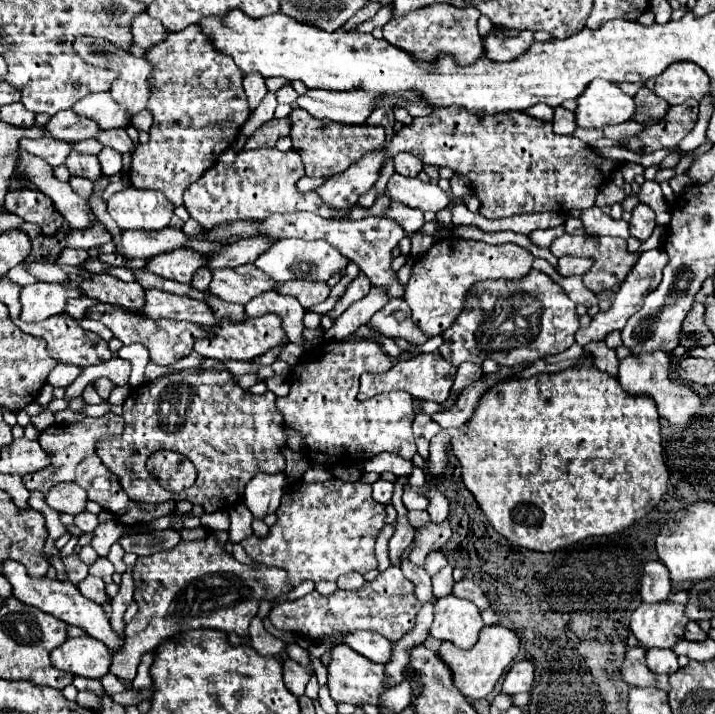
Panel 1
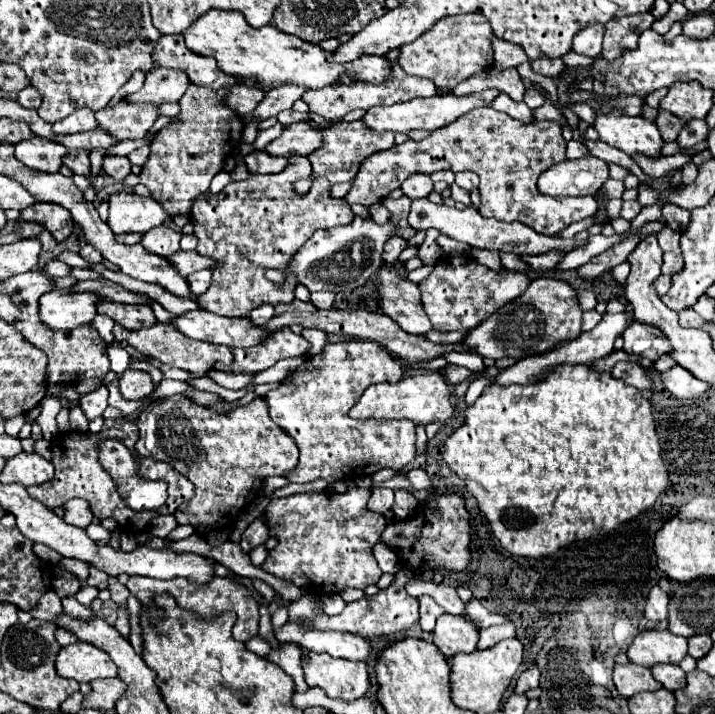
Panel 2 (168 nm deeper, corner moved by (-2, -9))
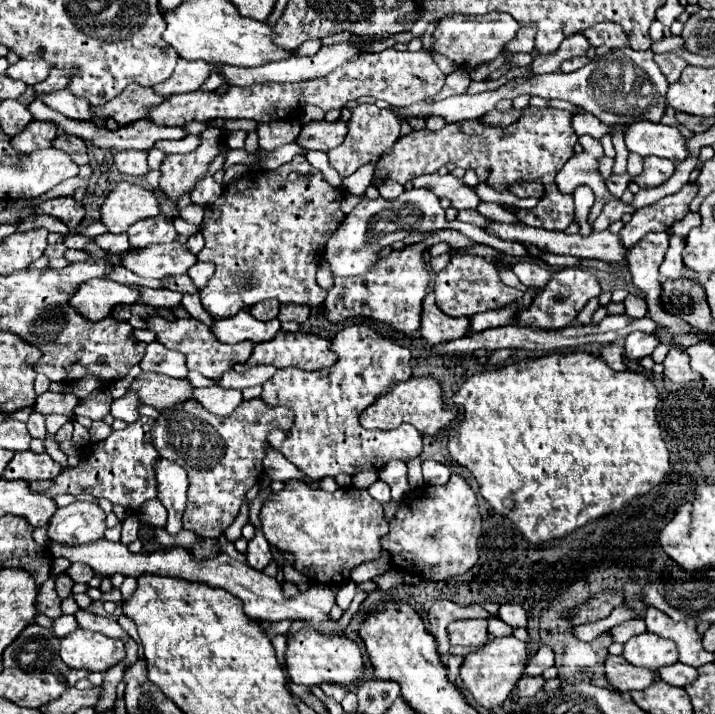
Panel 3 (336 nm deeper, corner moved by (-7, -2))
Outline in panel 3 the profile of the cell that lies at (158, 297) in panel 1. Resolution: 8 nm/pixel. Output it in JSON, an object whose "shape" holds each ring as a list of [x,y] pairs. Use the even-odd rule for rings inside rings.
{"shape":[[[246,310],[238,312],[236,316],[230,316],[228,320],[214,320],[212,332],[218,336],[224,344],[238,344],[244,340],[250,342],[268,342],[276,336],[280,330],[280,322],[274,318],[270,322],[260,322],[254,316],[250,316]]]}

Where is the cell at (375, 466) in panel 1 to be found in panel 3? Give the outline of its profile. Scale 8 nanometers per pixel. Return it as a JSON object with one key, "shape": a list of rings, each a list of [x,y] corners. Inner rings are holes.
{"shape":[[[424,460],[422,462],[424,482],[426,484],[444,484],[450,478],[450,468],[436,462],[436,460]]]}

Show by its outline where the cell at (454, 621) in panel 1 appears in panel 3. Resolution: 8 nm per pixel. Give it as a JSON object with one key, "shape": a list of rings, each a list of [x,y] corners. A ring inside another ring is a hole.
{"shape":[[[454,620],[448,624],[448,636],[452,646],[482,648],[488,644],[488,622],[486,620]]]}

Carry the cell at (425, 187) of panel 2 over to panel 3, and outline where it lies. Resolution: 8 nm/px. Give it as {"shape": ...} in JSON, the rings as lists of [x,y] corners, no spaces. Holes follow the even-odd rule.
{"shape":[[[426,174],[426,176],[420,176],[420,178],[412,180],[412,184],[416,188],[426,188],[440,198],[442,196],[448,198],[454,204],[456,210],[476,210],[478,204],[482,202],[474,188],[466,186],[460,178],[456,178],[452,174],[446,174],[446,176]]]}

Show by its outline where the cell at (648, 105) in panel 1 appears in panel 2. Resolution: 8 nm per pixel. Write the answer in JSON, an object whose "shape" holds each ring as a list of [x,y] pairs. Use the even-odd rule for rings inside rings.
{"shape":[[[659,109],[659,115],[655,119],[655,125],[659,127],[659,133],[663,135],[665,141],[675,141],[683,123],[685,123],[683,119],[679,119],[679,117],[671,115],[669,111],[663,111],[663,109]]]}

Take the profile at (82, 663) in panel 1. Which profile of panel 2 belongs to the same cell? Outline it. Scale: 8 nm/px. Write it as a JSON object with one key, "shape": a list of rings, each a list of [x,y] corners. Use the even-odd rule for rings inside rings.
{"shape":[[[77,641],[73,645],[61,647],[57,655],[57,673],[65,679],[75,679],[77,683],[91,683],[95,679],[115,677],[117,667],[111,663],[105,651],[91,643]]]}

